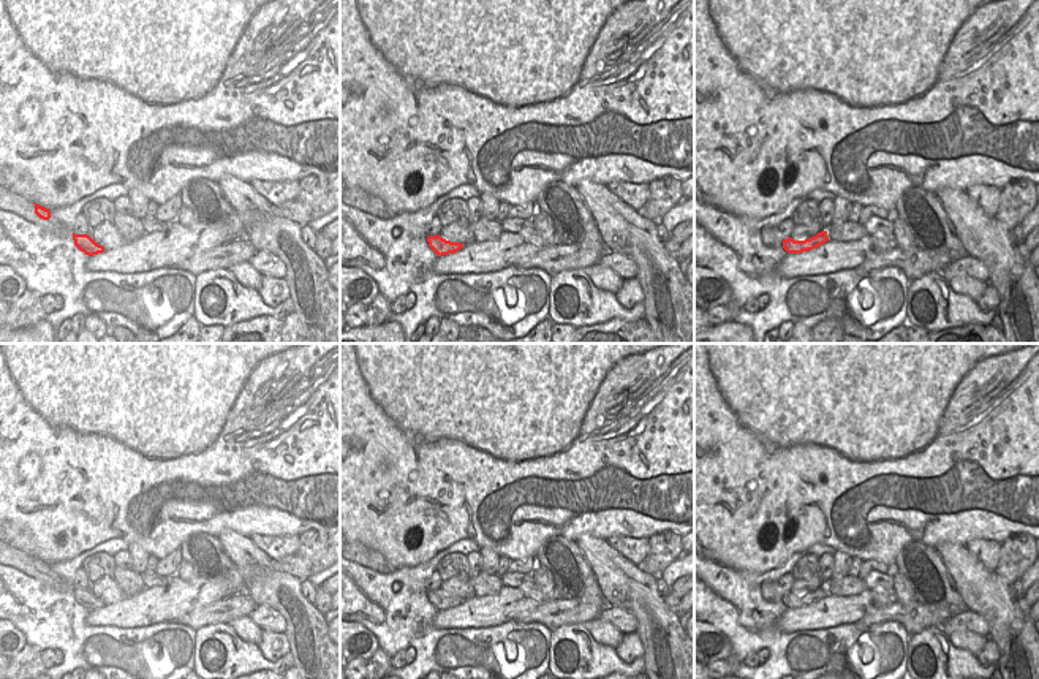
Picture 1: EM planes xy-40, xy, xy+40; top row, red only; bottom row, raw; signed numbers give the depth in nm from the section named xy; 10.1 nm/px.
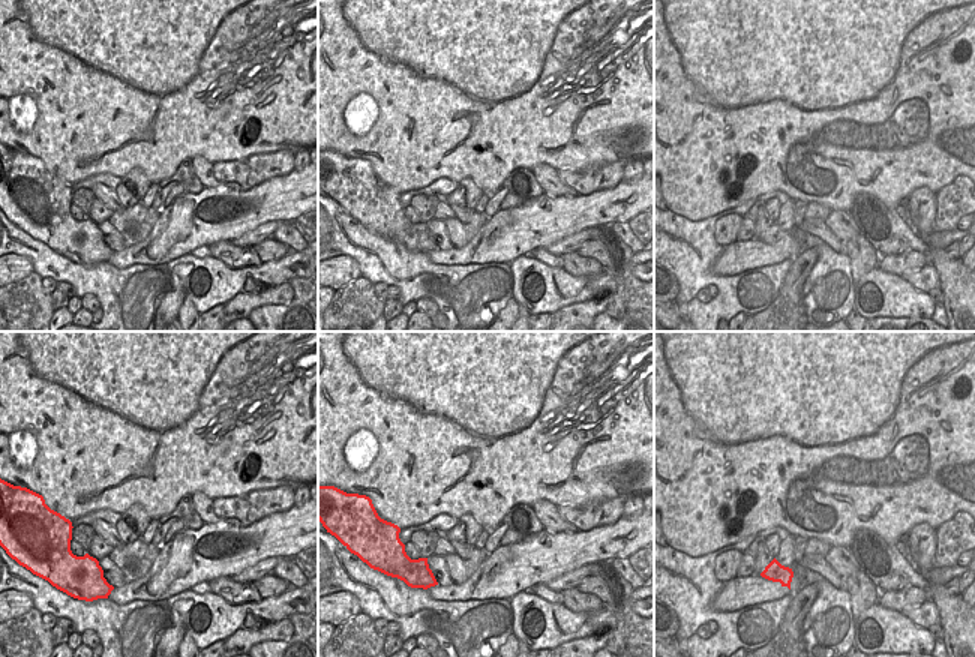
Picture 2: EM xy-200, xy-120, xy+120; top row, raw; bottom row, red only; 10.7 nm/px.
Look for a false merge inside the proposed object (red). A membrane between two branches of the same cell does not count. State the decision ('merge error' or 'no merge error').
merge error

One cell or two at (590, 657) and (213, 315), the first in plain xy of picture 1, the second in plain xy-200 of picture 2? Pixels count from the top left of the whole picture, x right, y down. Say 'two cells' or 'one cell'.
two cells

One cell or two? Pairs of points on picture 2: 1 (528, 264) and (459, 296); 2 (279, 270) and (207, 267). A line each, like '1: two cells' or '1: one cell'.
1: two cells
2: one cell

